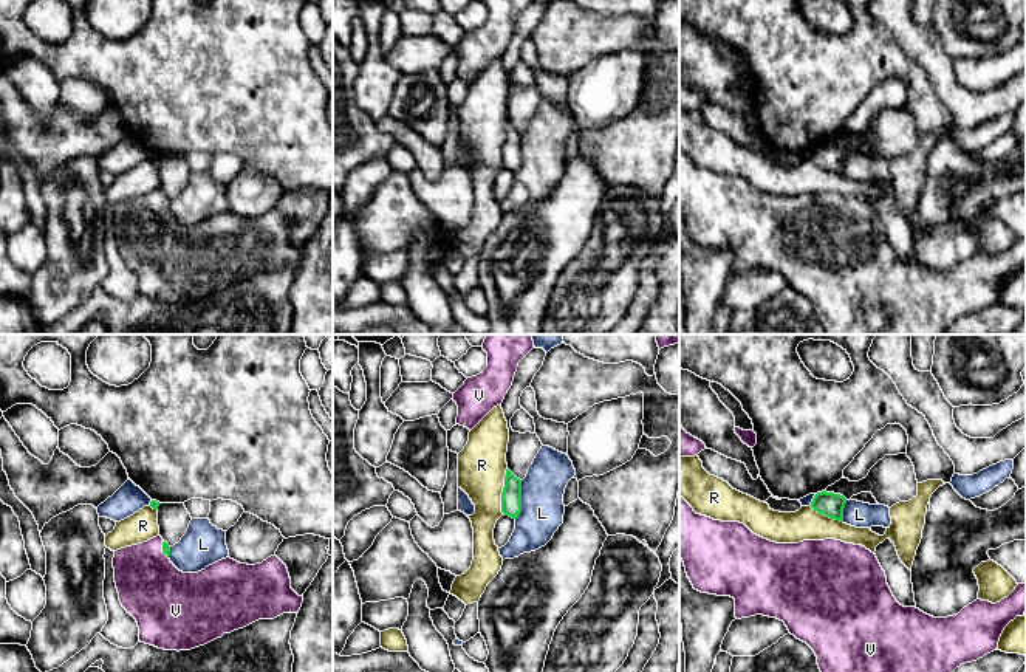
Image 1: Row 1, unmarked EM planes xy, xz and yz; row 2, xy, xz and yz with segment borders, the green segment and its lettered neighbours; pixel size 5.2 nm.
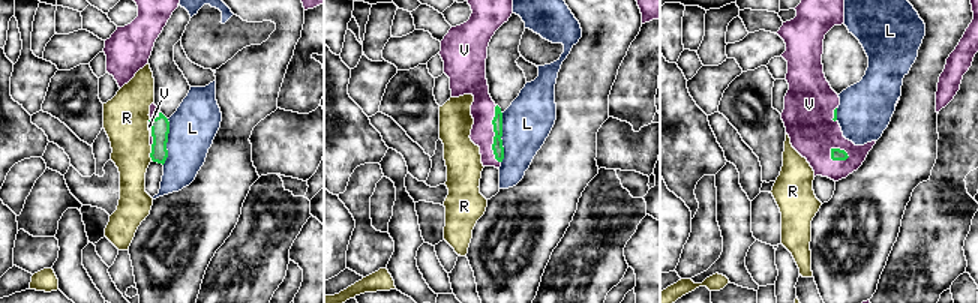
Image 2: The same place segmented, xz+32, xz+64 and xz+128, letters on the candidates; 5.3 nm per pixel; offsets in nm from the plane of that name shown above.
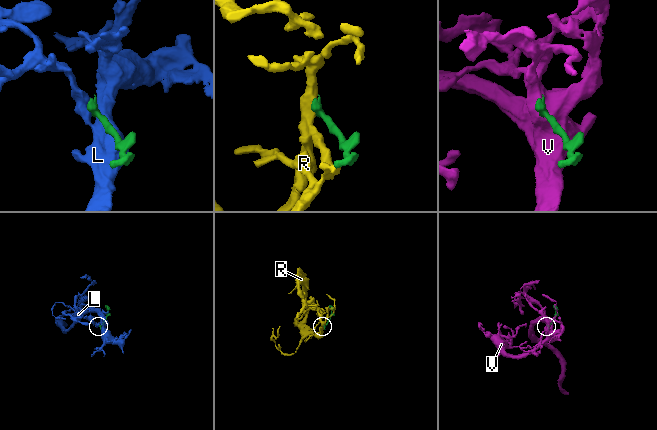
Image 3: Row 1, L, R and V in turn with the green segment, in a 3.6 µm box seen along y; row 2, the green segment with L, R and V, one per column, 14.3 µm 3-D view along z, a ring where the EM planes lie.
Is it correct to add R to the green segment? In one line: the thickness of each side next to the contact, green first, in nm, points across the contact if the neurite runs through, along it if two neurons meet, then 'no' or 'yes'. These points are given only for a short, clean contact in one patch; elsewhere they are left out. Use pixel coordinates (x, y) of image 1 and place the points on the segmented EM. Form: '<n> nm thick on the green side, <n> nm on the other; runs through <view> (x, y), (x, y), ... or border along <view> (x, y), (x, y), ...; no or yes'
110 nm thick on the green side, 260 nm on the other; no

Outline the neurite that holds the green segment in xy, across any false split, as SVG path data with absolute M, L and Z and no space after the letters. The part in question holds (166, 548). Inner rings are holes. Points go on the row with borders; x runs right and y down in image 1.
M156 537L115 551L115 582L122 607L139 627L139 641L164 650L190 650L258 619L299 613L303 596L291 588L286 565L274 554L262 564L221 559L198 573L183 573L169 559L170 547Z

